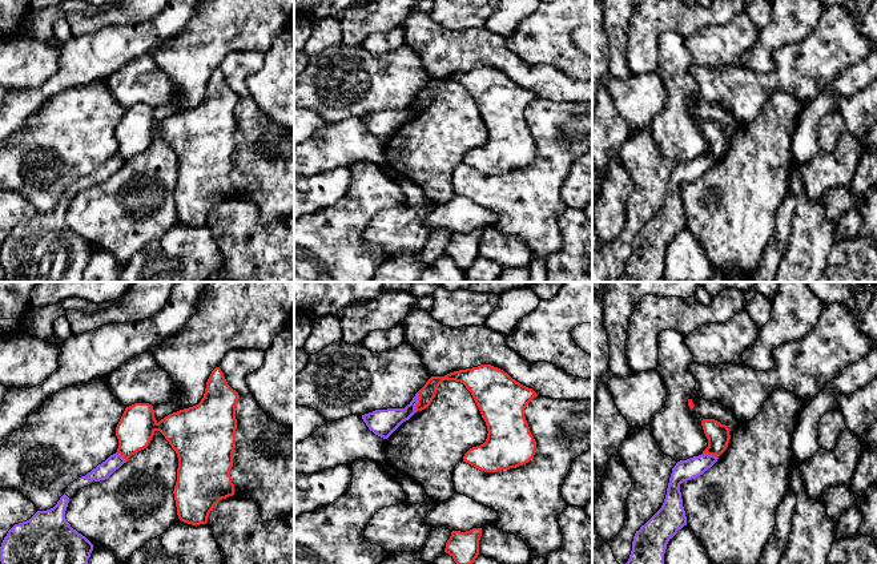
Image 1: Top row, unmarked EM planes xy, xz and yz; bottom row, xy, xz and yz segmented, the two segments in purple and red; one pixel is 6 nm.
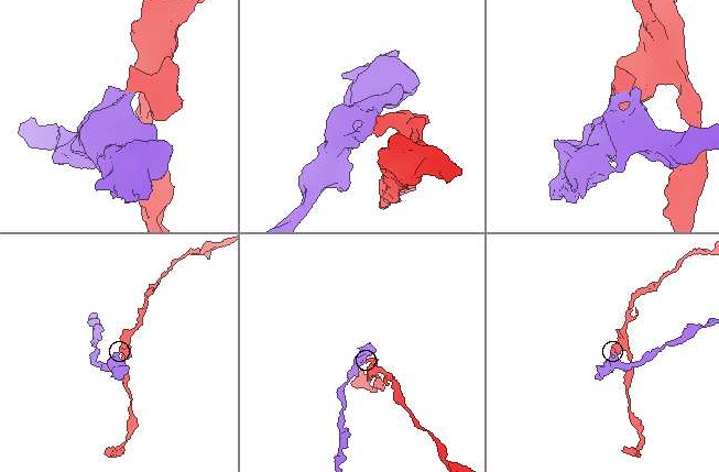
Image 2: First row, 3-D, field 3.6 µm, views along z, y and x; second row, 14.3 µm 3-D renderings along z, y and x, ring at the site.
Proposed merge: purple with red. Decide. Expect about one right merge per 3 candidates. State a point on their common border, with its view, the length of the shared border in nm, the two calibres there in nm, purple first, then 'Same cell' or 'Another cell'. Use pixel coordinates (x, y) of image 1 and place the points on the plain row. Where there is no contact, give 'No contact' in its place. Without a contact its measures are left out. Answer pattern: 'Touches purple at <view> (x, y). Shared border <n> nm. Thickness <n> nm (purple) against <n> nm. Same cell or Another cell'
Touches purple at xz (417, 104). Shared border 120 nm. Thickness 160 nm (purple) against 100 nm. Another cell

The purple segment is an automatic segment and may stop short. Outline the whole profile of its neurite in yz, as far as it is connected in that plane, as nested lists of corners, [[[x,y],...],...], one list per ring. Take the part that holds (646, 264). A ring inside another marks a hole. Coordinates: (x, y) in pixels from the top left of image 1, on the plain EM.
[[[704,156],[676,165],[661,210],[636,233],[629,261],[617,282],[664,281],[667,246],[687,227],[680,186],[703,177],[717,161],[715,157]]]

